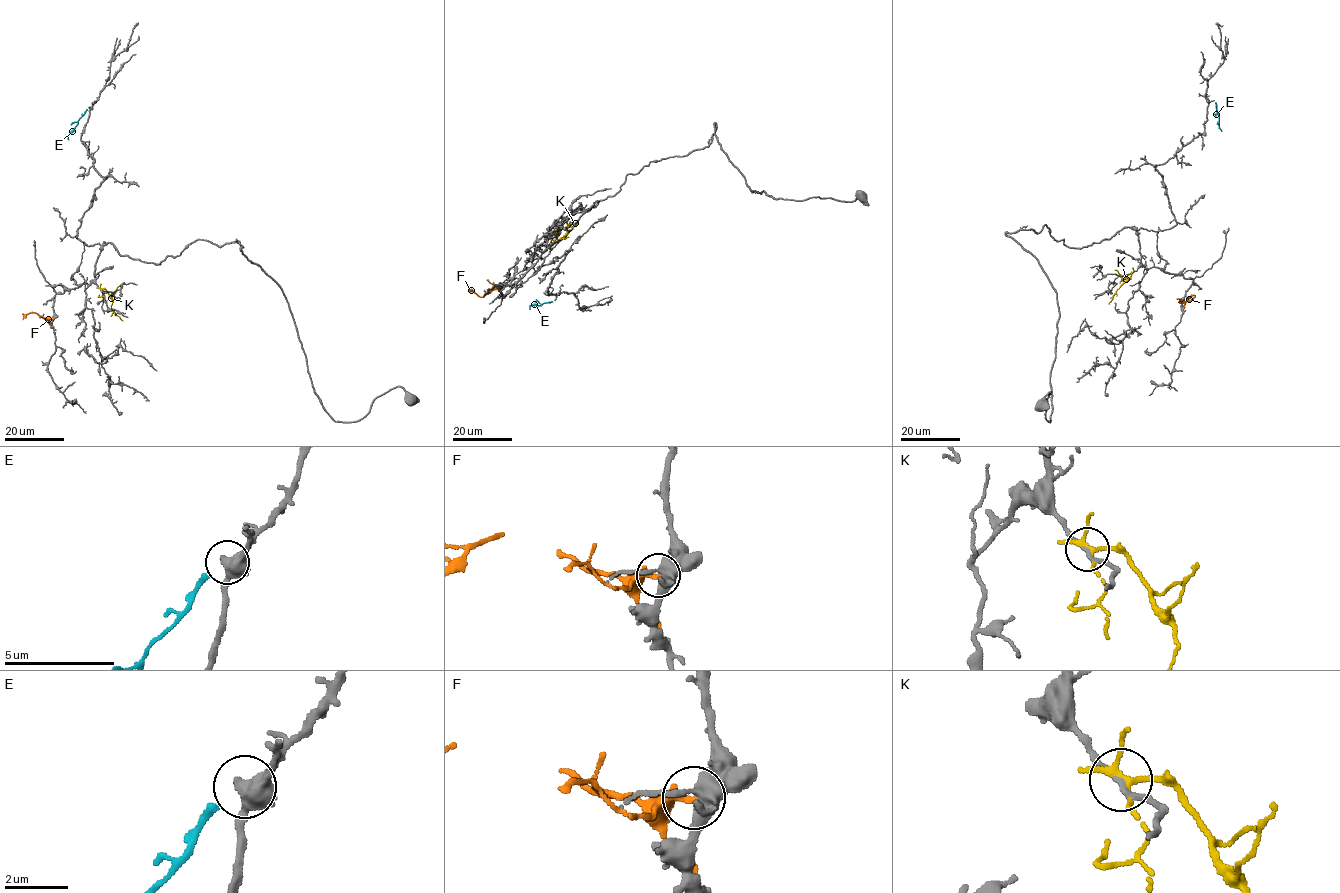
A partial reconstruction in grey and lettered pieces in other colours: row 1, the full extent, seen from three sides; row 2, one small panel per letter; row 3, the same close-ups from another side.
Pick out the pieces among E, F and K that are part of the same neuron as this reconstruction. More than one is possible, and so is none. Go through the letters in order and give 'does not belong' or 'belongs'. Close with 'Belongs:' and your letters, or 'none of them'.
E: belongs
F: does not belong
K: does not belong
Belongs: E

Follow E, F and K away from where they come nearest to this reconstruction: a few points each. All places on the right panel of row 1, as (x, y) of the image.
E: (1213, 101), (1221, 131)
F: (1181, 301), (1190, 300), (1195, 295), (1187, 300)
K: (1133, 272), (1109, 303)

